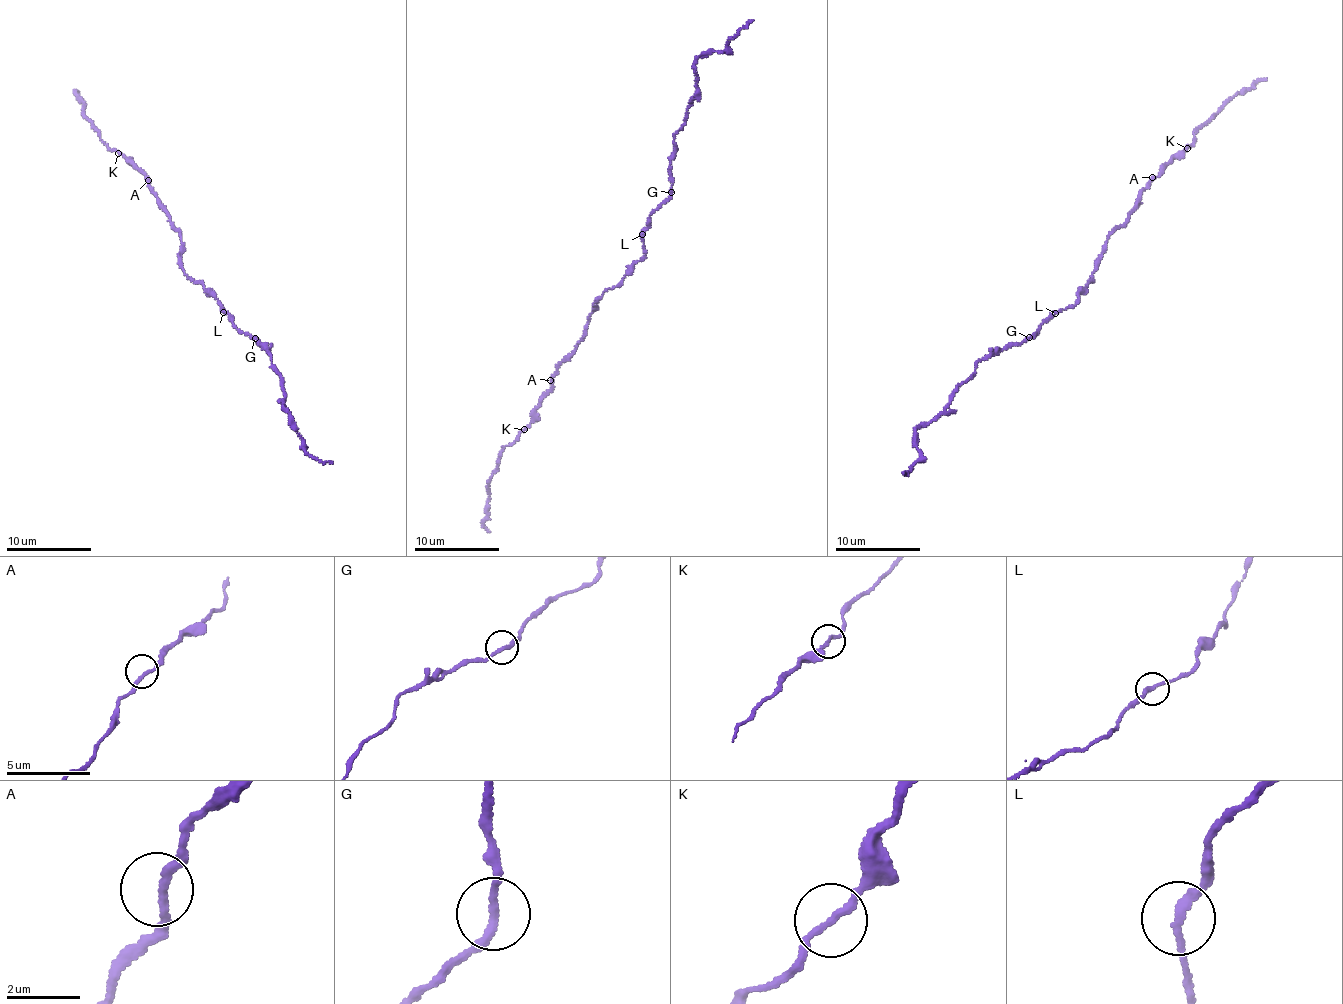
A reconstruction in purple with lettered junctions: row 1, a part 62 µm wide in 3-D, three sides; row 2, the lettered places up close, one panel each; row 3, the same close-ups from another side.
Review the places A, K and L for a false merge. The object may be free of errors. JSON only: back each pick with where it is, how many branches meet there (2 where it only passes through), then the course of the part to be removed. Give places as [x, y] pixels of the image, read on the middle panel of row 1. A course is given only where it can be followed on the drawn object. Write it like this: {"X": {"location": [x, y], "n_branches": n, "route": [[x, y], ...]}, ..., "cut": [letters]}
{"cut": []}

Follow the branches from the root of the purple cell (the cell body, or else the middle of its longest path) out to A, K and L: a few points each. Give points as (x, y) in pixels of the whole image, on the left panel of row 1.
A: (204, 288), (184, 273), (180, 234), (148, 180)
K: (204, 288), (184, 273), (180, 234), (144, 175), (118, 153)
L: (204, 288), (224, 309), (223, 312)

